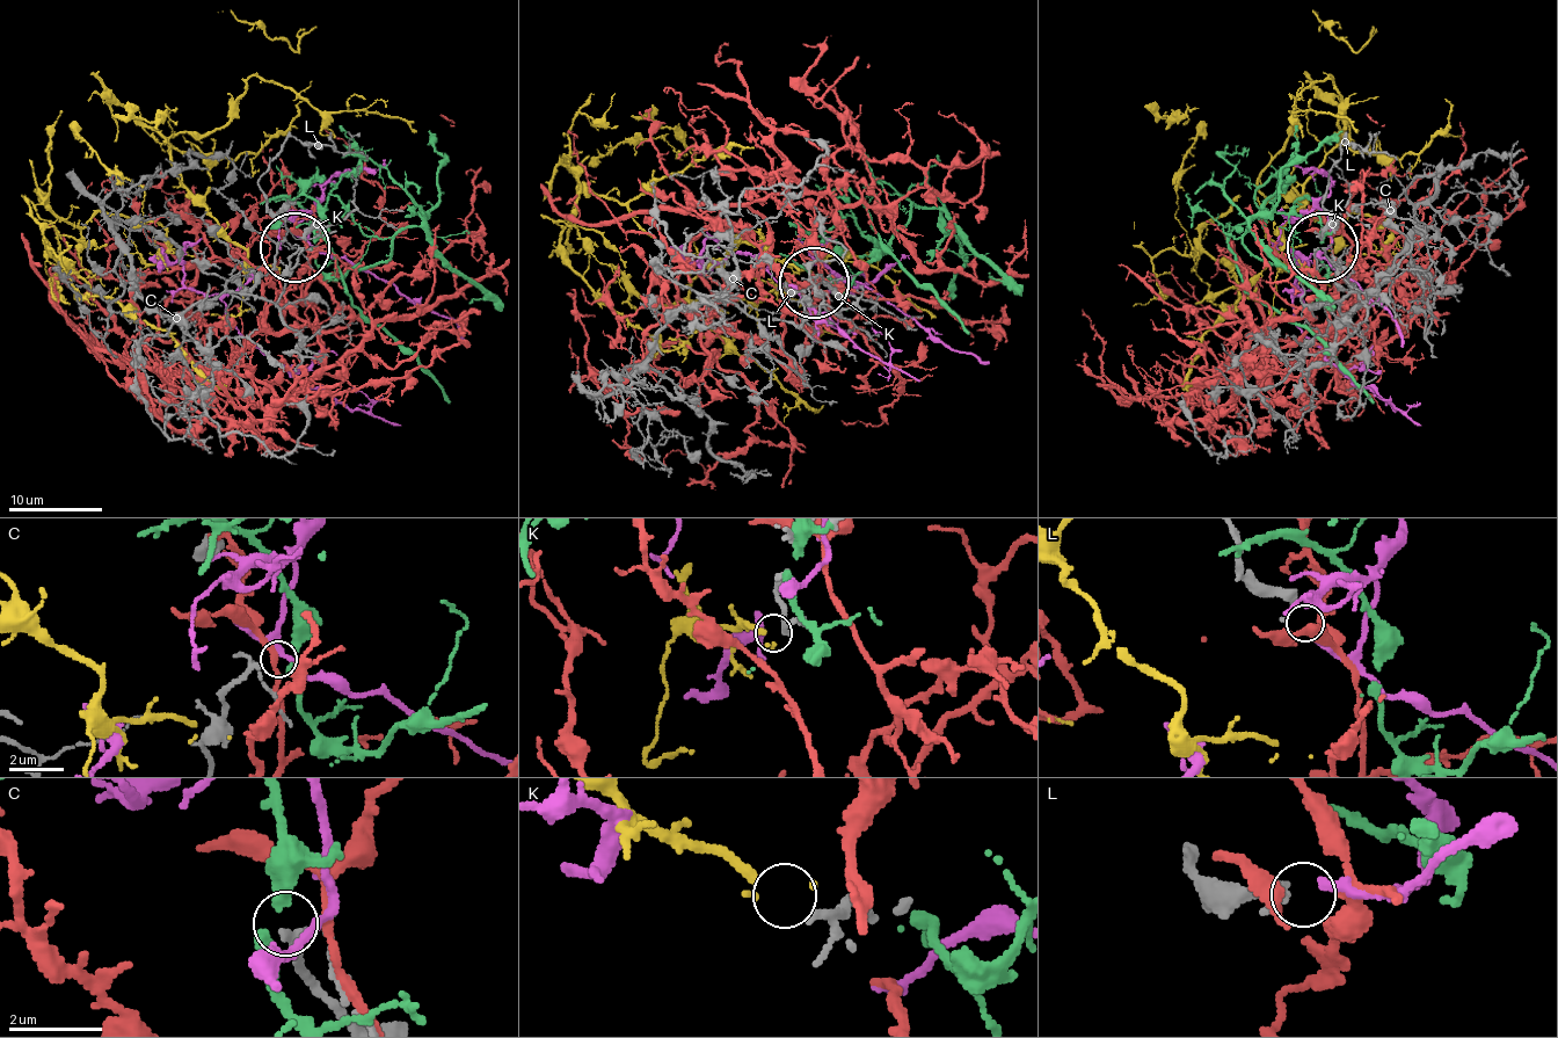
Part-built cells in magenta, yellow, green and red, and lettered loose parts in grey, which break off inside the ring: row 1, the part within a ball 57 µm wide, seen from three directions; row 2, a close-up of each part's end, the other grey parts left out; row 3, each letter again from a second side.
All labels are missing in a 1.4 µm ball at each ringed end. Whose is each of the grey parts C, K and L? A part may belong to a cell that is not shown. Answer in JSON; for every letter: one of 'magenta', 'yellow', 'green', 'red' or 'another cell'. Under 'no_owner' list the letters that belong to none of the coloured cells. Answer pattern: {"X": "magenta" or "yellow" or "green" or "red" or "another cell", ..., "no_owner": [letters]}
{"C": "another cell", "K": "yellow", "L": "magenta", "no_owner": ["C"]}

